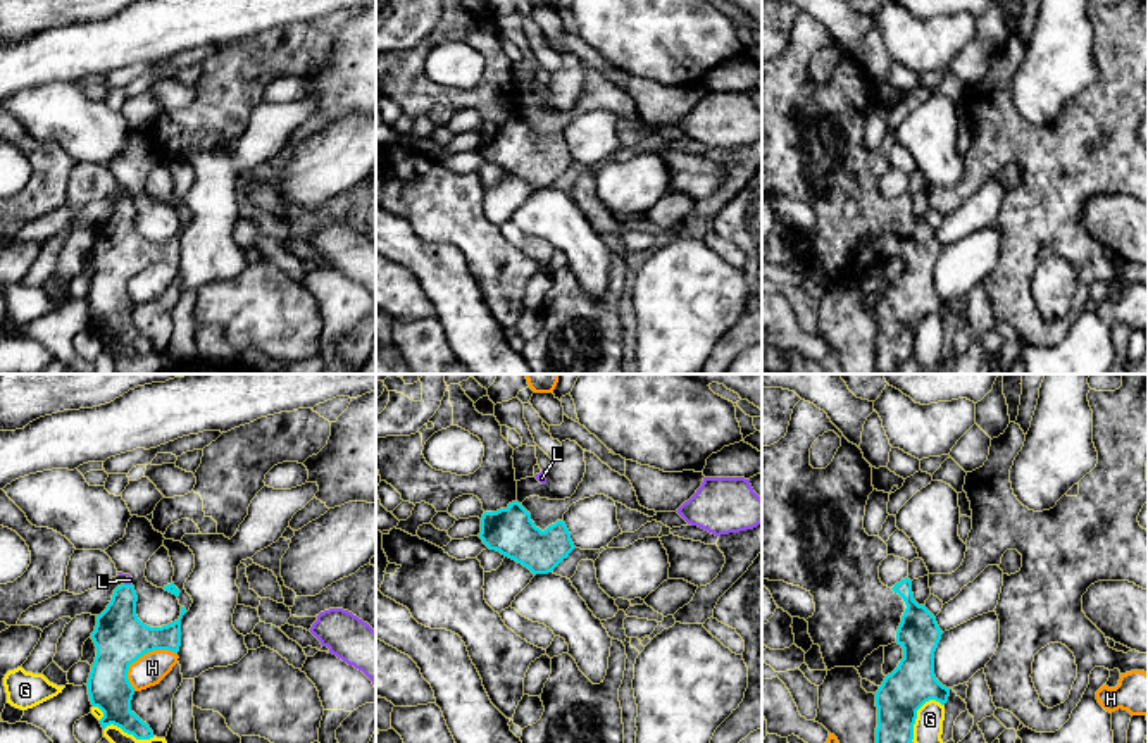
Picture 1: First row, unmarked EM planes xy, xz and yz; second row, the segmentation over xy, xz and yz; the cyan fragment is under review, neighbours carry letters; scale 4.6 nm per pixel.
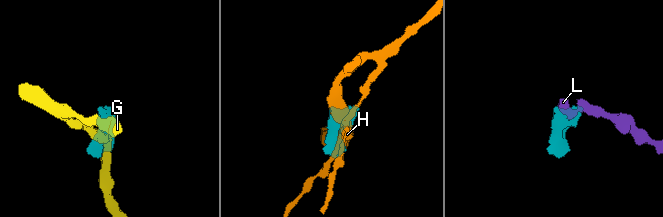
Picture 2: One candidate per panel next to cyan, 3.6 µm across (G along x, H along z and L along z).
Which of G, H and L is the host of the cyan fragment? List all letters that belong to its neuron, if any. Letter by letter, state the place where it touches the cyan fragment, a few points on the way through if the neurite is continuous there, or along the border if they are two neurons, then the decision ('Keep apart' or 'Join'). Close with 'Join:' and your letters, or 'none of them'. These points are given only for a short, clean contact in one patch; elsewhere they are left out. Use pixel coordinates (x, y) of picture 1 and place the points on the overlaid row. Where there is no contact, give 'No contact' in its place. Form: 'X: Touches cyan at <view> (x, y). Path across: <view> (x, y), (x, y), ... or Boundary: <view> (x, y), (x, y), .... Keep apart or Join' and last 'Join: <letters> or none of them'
G: Touches cyan at yz (916, 712). Boundary: yz (943, 704), (928, 700), (917, 711), (910, 740). Keep apart
H: Touches cyan at xy (140, 655). Boundary: xy (176, 652), (149, 650), (140, 655), (128, 671), (133, 690). Keep apart
L: Touches cyan at xy (128, 585). Boundary: xy (124, 583), (130, 585). Keep apart
Join: none of them

